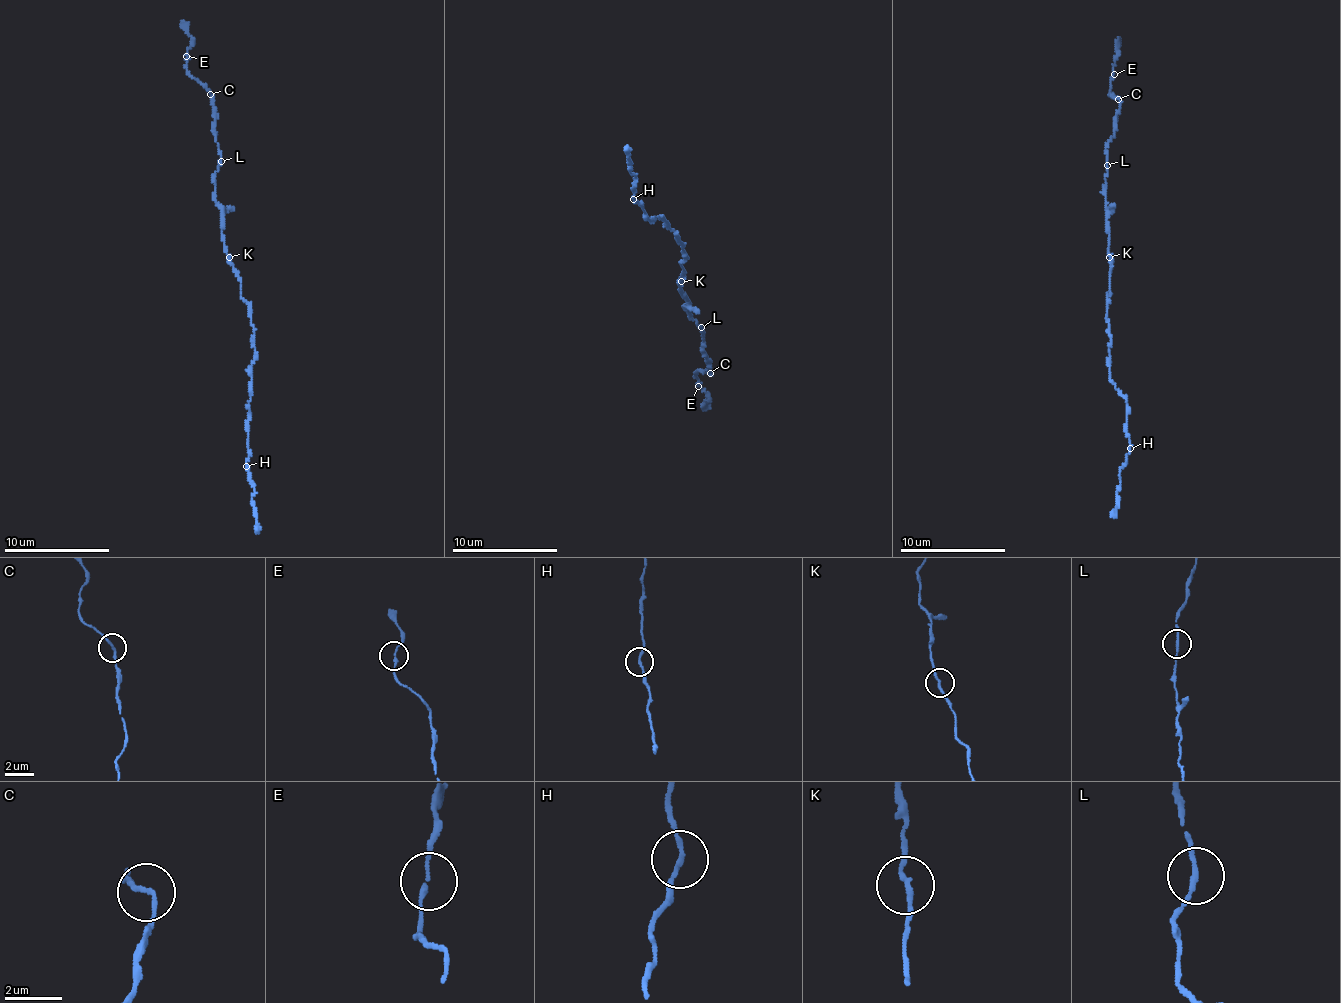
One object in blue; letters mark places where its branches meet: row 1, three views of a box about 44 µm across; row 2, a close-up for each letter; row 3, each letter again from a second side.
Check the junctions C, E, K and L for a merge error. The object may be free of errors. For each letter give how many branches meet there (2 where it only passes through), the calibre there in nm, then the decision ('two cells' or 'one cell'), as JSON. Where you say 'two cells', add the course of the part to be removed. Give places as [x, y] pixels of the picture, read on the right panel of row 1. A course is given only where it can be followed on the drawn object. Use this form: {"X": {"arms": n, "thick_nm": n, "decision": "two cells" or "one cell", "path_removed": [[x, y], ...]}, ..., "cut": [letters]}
{"C": {"arms": 2, "thick_nm": 170, "decision": "one cell"}, "E": {"arms": 2, "thick_nm": 150, "decision": "one cell"}, "K": {"arms": 2, "thick_nm": 160, "decision": "one cell"}, "L": {"arms": 2, "thick_nm": 170, "decision": "one cell"}, "cut": []}

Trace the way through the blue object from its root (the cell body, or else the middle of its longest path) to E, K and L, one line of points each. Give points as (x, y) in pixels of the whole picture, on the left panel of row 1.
E: (233, 269), (213, 179), (221, 158), (214, 97), (189, 74), (185, 55)
K: (233, 269), (230, 257)
L: (233, 269), (224, 245), (221, 205), (215, 199), (213, 179), (221, 161)

